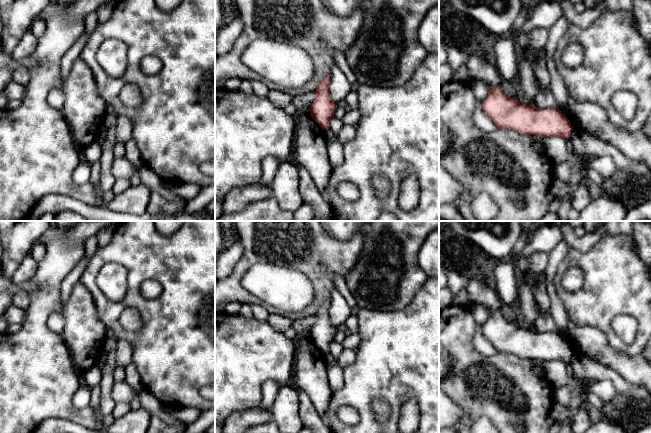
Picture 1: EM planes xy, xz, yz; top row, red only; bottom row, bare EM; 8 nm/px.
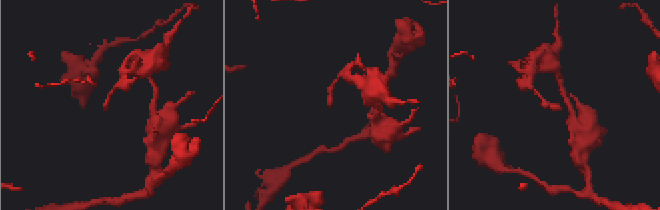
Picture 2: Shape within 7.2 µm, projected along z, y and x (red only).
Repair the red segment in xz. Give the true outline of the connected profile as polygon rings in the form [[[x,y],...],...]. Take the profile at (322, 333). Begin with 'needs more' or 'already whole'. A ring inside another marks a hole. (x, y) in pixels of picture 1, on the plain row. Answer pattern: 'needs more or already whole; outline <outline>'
already whole; outline [[[326,300],[318,307],[315,314],[316,323],[309,332],[311,341],[324,354],[329,353],[330,344],[334,341],[334,335],[337,332],[330,321],[330,305],[331,302]]]

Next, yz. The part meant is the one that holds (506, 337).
already whole; outline [[[500,310],[489,311],[482,334],[497,352],[514,354],[528,360],[570,362],[573,351],[559,333],[540,333],[520,328],[507,321]]]

